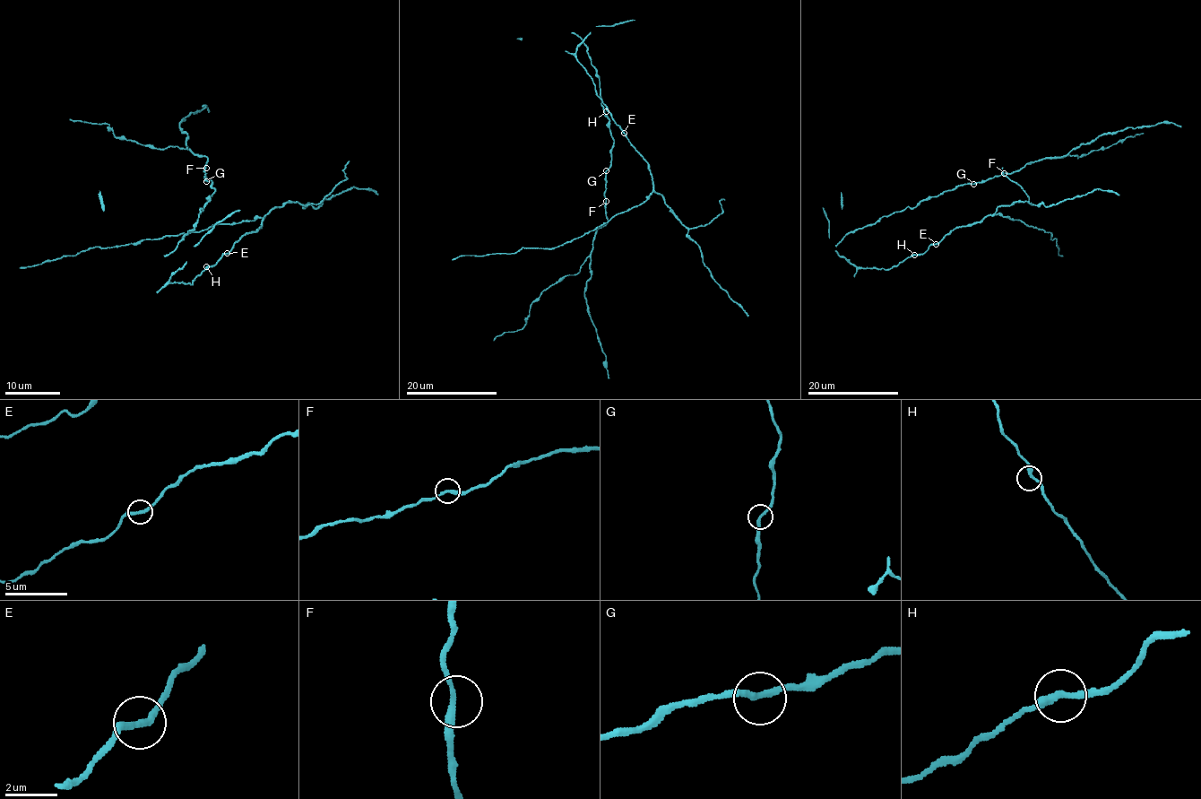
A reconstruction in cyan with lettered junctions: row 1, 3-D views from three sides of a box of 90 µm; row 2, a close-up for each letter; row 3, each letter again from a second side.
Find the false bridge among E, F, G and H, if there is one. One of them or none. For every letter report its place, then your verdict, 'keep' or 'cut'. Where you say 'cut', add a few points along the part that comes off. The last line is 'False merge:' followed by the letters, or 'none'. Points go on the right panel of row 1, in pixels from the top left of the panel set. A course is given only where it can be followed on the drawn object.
E: place (936, 244); keep
F: place (1004, 173); keep
G: place (973, 184); keep
H: place (914, 255); keep
False merge: none

